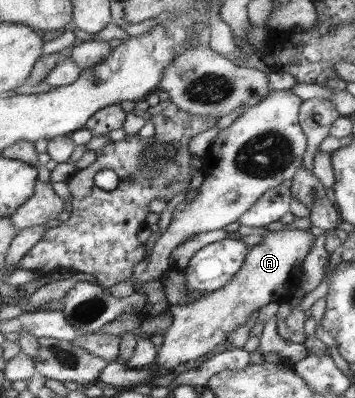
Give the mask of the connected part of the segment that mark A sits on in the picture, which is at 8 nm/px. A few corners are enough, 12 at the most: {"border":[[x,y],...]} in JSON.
{"border":[[269,232],[220,290],[169,304],[154,371],[209,353],[288,301],[316,237]]}

